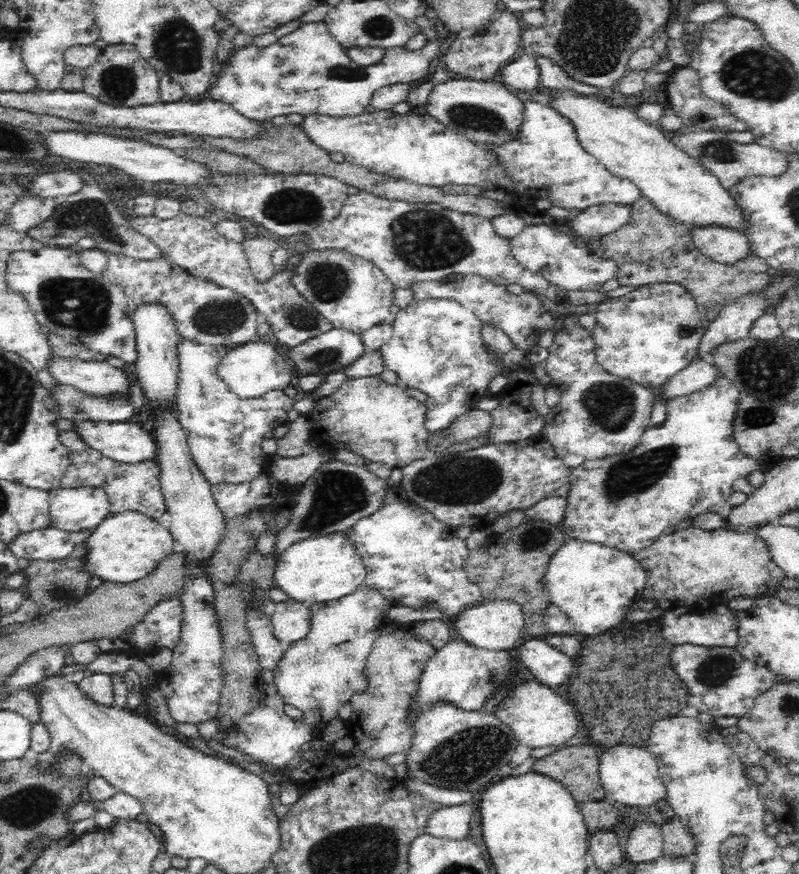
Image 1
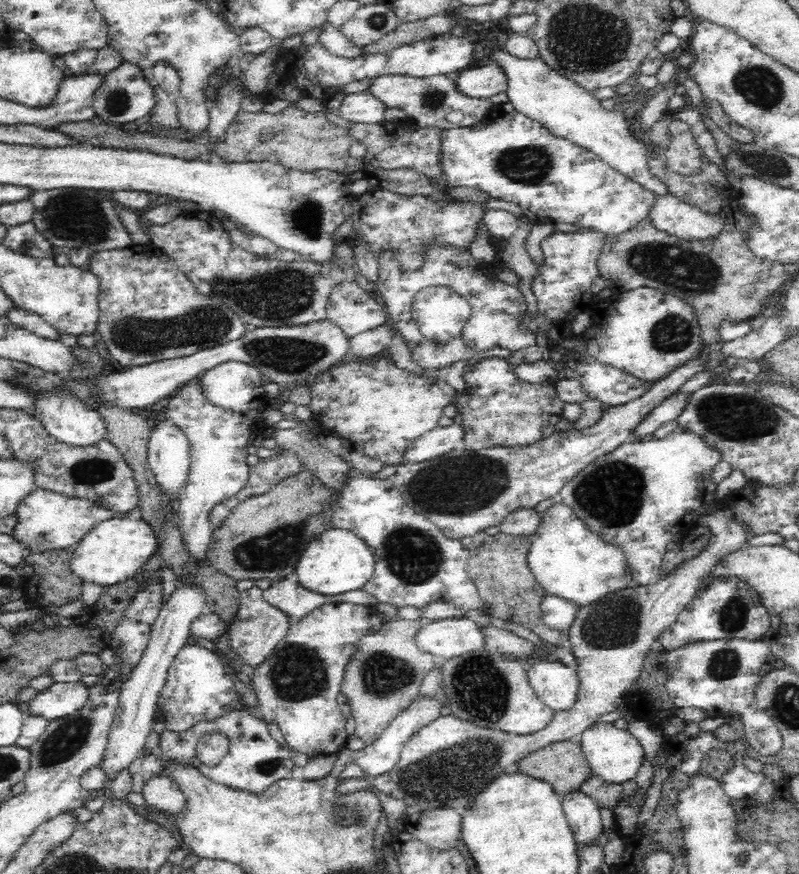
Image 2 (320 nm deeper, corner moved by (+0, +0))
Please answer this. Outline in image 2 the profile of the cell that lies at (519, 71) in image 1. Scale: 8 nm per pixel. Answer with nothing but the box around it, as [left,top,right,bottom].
[456,63,508,98]

